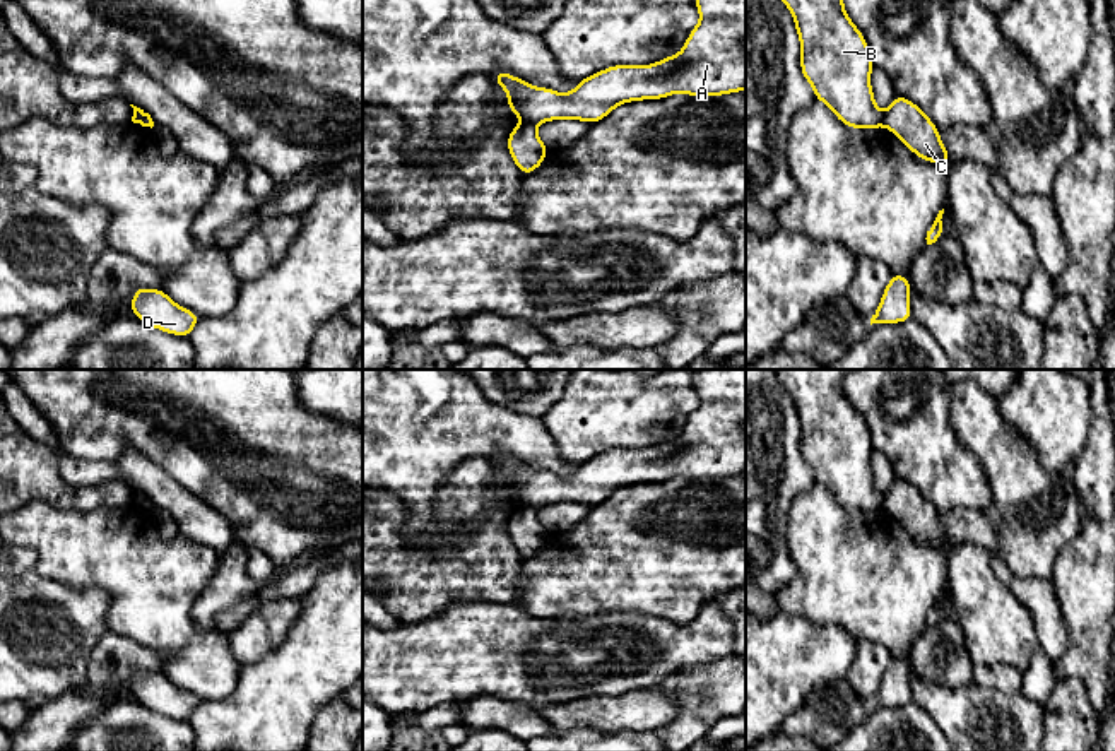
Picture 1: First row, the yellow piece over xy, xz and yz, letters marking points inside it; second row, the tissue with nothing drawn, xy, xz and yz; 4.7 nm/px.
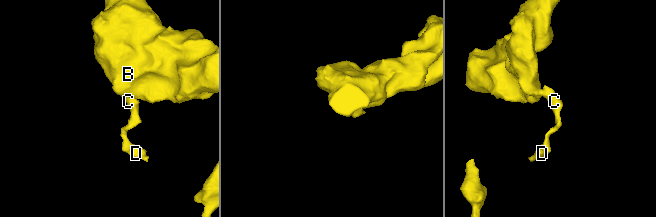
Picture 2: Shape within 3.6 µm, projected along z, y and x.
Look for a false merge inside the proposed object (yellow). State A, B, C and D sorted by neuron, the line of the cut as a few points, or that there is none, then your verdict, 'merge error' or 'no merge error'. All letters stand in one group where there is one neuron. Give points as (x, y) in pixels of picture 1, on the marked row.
groups A B / C D; cut xz (522, 122), (536, 127); merge error

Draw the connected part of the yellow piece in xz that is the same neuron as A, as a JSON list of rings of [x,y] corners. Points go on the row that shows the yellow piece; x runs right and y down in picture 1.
[[[694,0],[699,22],[677,55],[650,65],[612,65],[585,77],[569,92],[535,87],[508,72],[496,72],[494,84],[508,92],[508,108],[522,123],[554,120],[597,123],[622,103],[664,99],[672,94],[725,96],[746,89],[746,0]]]

